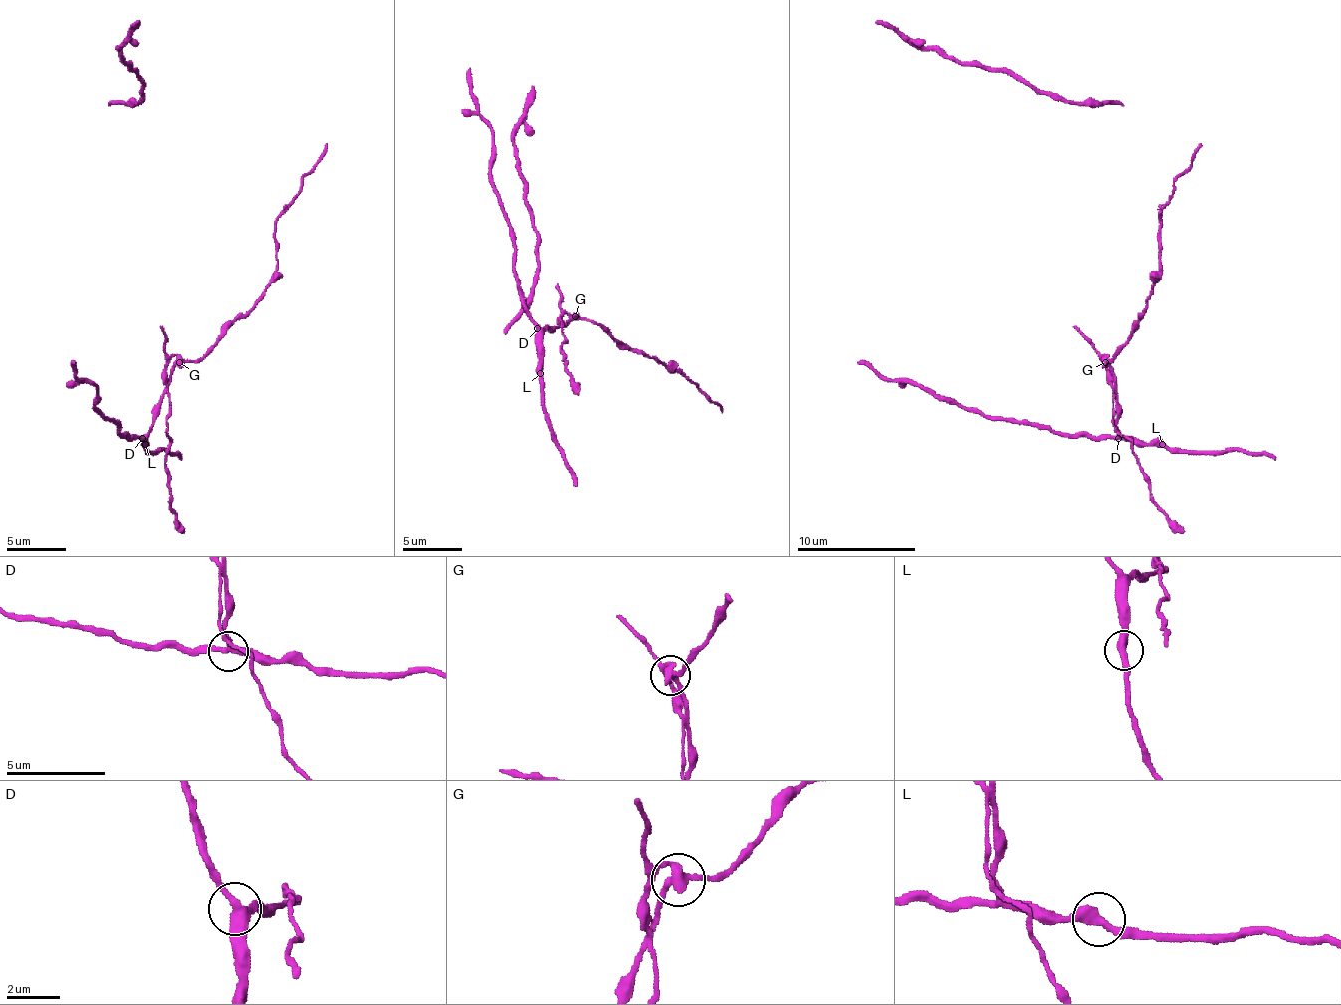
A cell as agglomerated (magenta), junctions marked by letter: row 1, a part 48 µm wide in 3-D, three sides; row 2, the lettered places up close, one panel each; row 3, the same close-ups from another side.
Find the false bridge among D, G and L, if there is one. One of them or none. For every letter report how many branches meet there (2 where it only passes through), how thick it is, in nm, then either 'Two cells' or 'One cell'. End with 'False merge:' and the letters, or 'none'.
D: Branches: 3. Thickness 320 nm. One cell
G: Branches: 3. Thickness 300 nm. Two cells
L: Branches: 2. Thickness 400 nm. One cell
False merge: G

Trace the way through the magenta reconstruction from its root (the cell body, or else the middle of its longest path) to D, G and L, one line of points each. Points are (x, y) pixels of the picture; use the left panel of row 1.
D: (269, 284), (263, 296), (201, 358), (180, 361), (174, 367), (171, 382), (159, 406), (159, 415), (142, 438)
G: (269, 284), (263, 296), (201, 358), (180, 361)
L: (269, 284), (263, 296), (201, 358), (180, 361), (174, 367), (145, 444)

